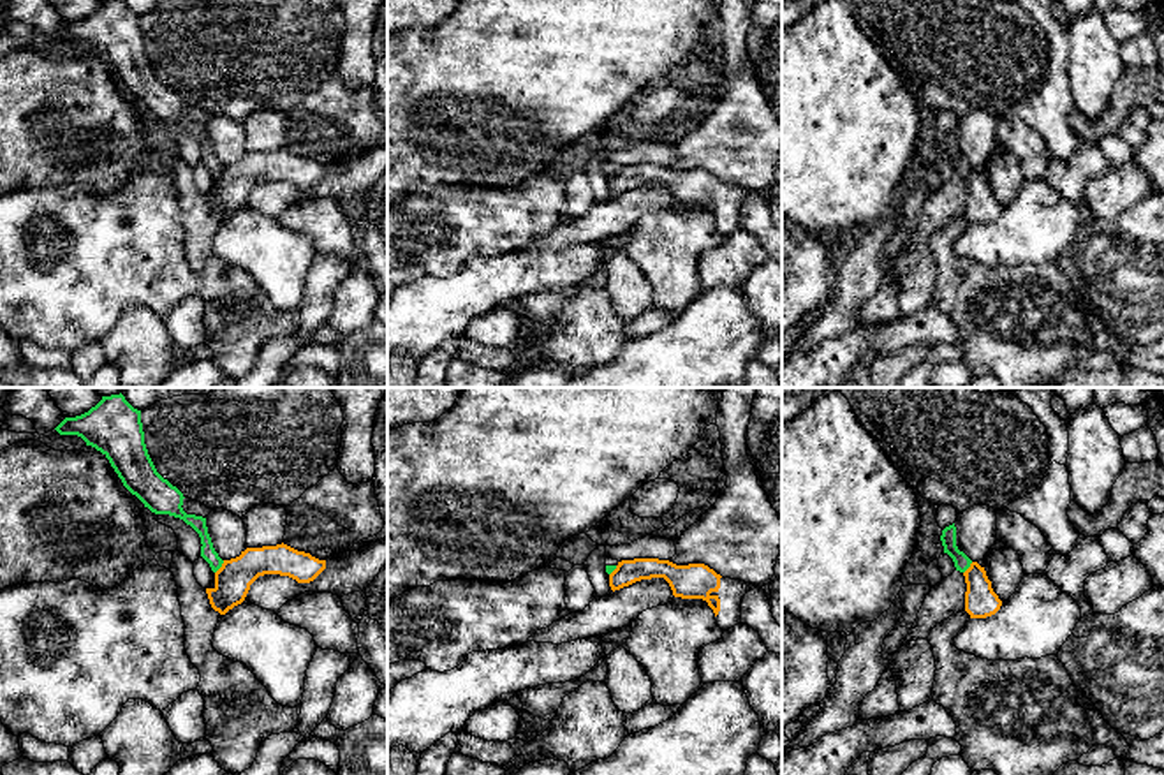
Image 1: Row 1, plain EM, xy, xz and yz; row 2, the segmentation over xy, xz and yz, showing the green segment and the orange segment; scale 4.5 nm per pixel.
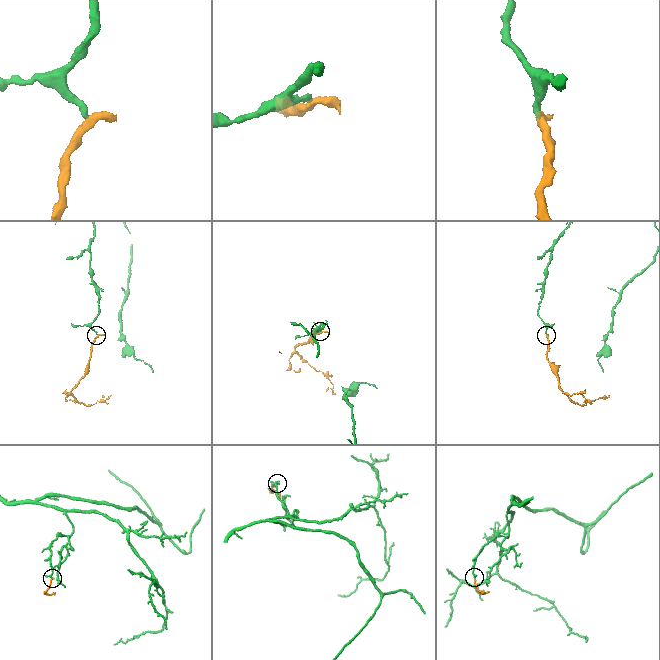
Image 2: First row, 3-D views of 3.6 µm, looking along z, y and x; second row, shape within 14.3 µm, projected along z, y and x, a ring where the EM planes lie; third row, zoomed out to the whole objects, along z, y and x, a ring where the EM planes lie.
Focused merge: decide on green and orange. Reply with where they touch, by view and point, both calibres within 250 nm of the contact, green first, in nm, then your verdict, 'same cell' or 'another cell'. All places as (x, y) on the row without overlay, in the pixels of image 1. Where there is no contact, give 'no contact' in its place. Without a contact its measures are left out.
contact xy (221, 171); calibres 70 and 170 nm; another cell

